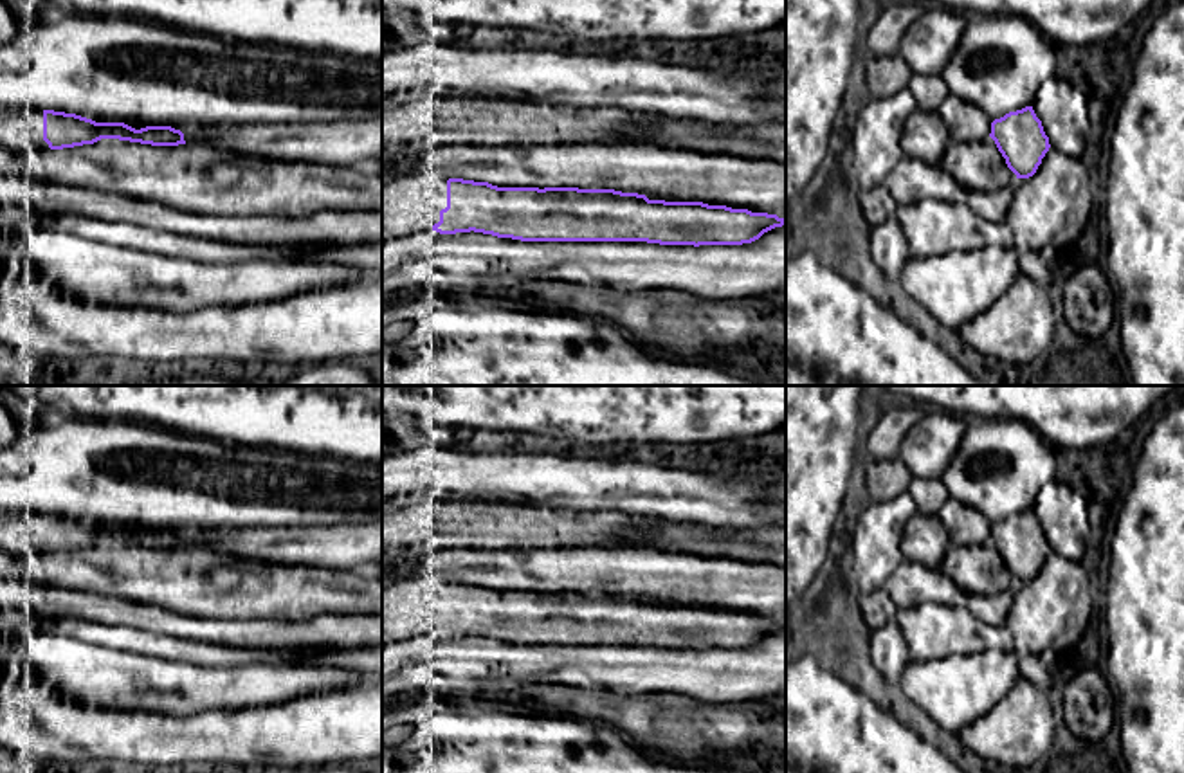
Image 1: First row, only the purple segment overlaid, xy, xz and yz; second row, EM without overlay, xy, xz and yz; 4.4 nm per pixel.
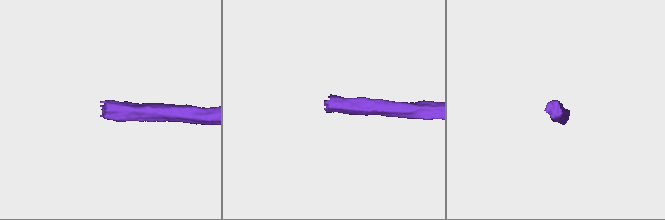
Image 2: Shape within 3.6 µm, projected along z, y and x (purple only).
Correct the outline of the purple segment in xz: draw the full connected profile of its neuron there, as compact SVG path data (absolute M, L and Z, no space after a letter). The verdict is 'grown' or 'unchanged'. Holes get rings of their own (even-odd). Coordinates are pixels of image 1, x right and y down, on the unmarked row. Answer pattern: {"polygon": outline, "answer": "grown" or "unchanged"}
{"polygon": "M424 573L382 587L382 643L407 636L483 636L521 645L647 645L660 649L742 649L786 629L784 622L703 605L649 604L645 598L578 591L497 591Z", "answer": "grown"}

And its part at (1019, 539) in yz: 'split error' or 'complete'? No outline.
complete

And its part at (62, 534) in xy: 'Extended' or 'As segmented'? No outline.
Extended

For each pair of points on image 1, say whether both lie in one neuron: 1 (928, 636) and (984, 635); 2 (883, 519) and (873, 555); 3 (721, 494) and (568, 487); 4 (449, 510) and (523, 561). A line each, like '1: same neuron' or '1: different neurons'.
1: same neuron
2: same neuron
3: same neuron
4: different neurons

